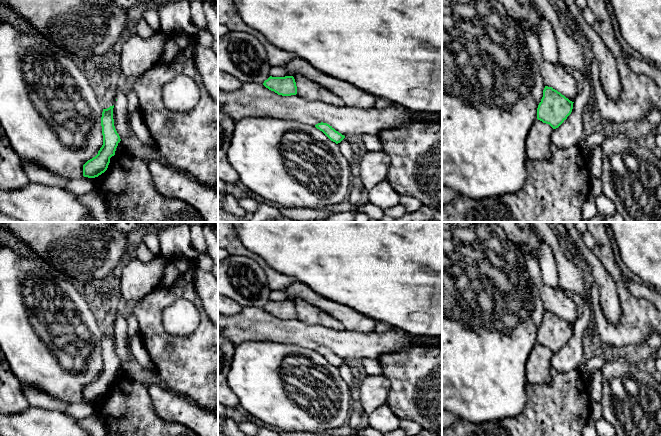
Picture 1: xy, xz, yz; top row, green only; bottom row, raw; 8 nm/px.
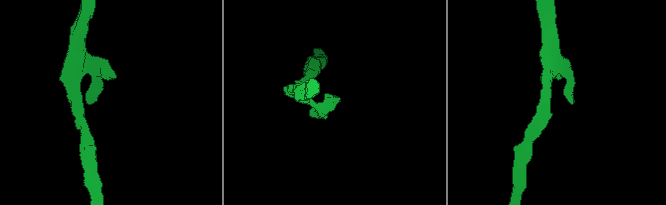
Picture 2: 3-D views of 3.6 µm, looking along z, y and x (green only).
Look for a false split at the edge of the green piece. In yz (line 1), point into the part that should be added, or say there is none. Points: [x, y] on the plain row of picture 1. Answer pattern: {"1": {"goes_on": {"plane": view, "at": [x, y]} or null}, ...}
{"1": {"goes_on": null}}

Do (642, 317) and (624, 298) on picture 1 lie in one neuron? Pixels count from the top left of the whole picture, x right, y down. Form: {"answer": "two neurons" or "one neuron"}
{"answer": "one neuron"}

